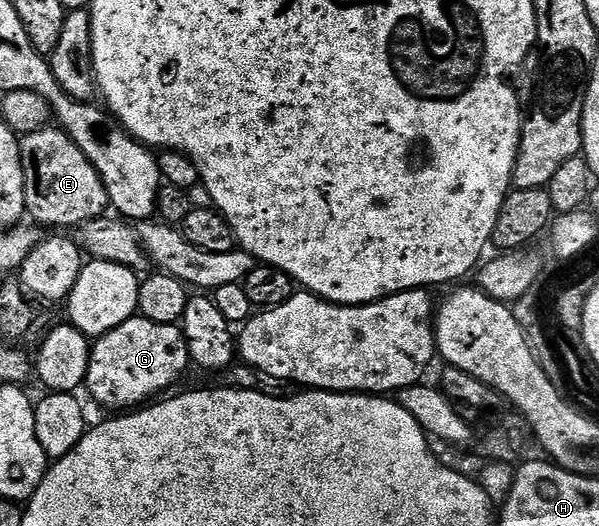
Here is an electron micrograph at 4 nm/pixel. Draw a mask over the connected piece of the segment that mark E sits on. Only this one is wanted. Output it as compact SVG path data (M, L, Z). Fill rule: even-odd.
M49 126L20 141L24 189L26 190L26 212L33 216L37 225L50 230L66 230L99 220L109 211L106 186L94 170L90 158L78 150L78 146L59 127Z

